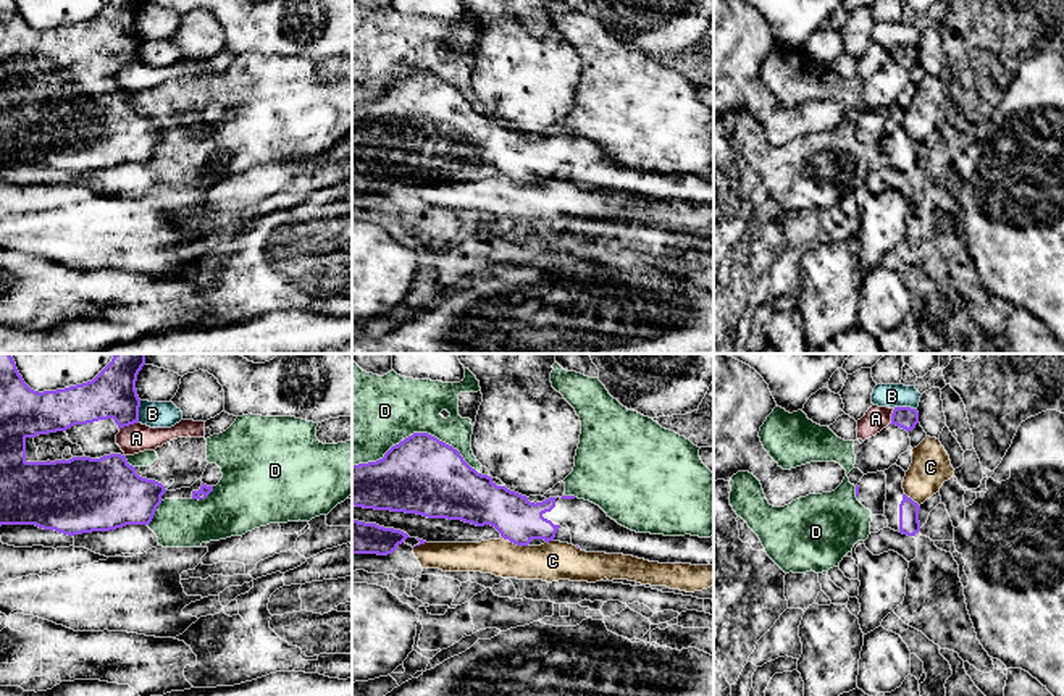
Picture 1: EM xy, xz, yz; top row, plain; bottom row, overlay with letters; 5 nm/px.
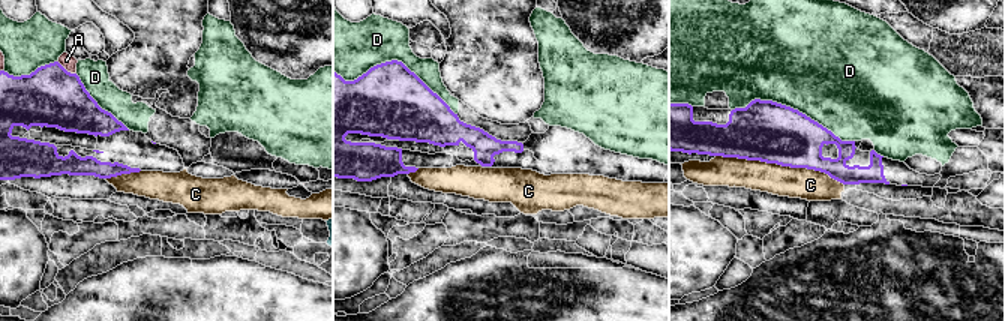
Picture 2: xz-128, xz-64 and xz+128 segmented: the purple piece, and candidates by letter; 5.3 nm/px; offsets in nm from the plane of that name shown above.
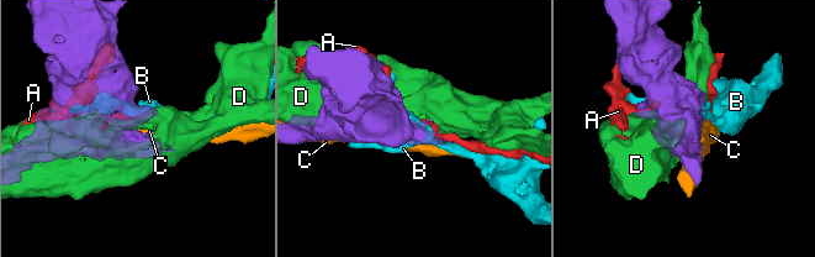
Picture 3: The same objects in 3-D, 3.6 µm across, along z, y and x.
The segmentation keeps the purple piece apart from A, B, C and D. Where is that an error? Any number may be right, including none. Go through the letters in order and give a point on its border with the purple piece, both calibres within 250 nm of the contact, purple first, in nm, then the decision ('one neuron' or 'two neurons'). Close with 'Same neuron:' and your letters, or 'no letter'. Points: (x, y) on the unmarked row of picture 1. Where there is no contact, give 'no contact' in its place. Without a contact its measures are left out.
A: xy (128, 63) | 240/150 nm | two neurons
B: yz (904, 46) | 110/120 nm | two neurons
C: xz (515, 181) | 220/200 nm | two neurons
D: xz (415, 71) | 380/400 nm | two neurons
Same neuron: no letter

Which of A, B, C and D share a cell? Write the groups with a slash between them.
A / B / C / D

